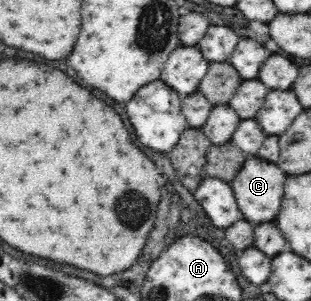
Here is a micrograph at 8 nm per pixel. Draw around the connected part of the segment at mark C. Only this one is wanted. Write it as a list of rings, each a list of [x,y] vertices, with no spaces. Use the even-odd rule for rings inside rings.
[[[257,156],[245,159],[243,167],[238,176],[229,183],[236,199],[236,204],[245,214],[247,222],[271,222],[279,208],[281,208],[281,198],[283,198],[283,184],[287,174],[279,168],[276,163],[263,160]]]

